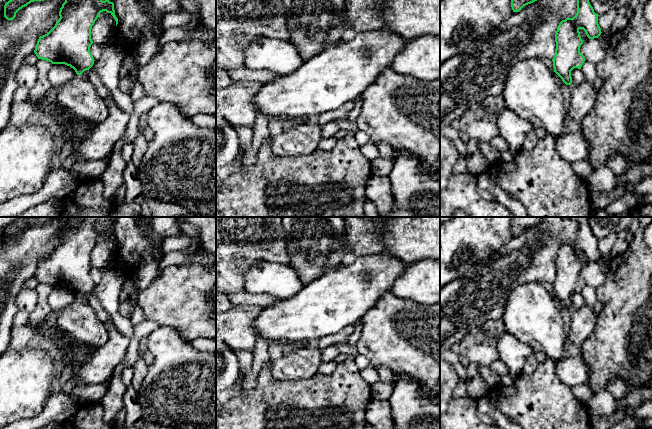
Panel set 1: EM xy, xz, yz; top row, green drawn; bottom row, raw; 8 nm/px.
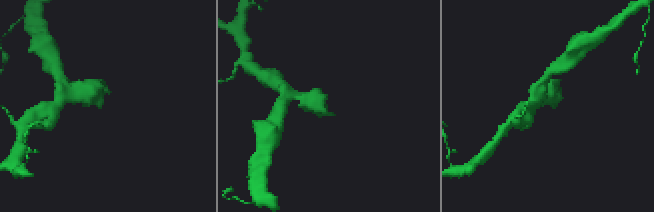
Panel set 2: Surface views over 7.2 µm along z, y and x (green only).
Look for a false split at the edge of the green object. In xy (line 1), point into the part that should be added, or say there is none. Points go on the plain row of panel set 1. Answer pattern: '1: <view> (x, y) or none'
1: none

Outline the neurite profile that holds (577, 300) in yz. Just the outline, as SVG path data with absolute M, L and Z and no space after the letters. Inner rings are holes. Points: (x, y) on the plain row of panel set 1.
M574 292L571 295L572 307L570 309L571 313L579 310L584 305L584 300L581 293Z

